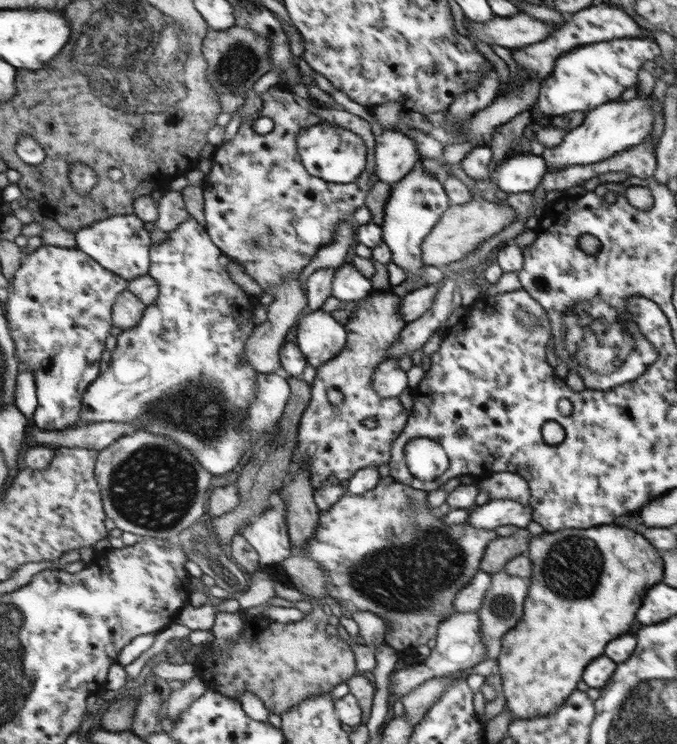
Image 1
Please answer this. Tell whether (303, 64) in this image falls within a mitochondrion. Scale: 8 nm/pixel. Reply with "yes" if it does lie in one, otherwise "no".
no

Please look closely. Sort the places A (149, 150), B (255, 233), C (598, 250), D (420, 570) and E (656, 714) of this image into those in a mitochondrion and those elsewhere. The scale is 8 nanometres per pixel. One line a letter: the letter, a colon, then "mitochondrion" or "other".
A: other
B: mitochondrion
C: other
D: mitochondrion
E: mitochondrion

